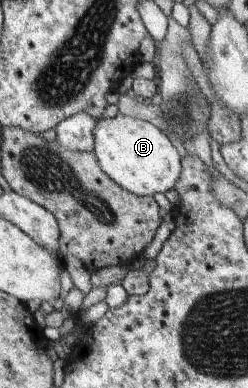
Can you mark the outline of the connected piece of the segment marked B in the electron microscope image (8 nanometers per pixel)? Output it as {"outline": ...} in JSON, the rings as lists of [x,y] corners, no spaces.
{"outline":[[[117,113],[115,117],[97,119],[93,136],[93,151],[101,170],[127,192],[142,197],[157,192],[165,193],[174,188],[175,182],[181,176],[181,156],[171,139],[150,121]]]}

